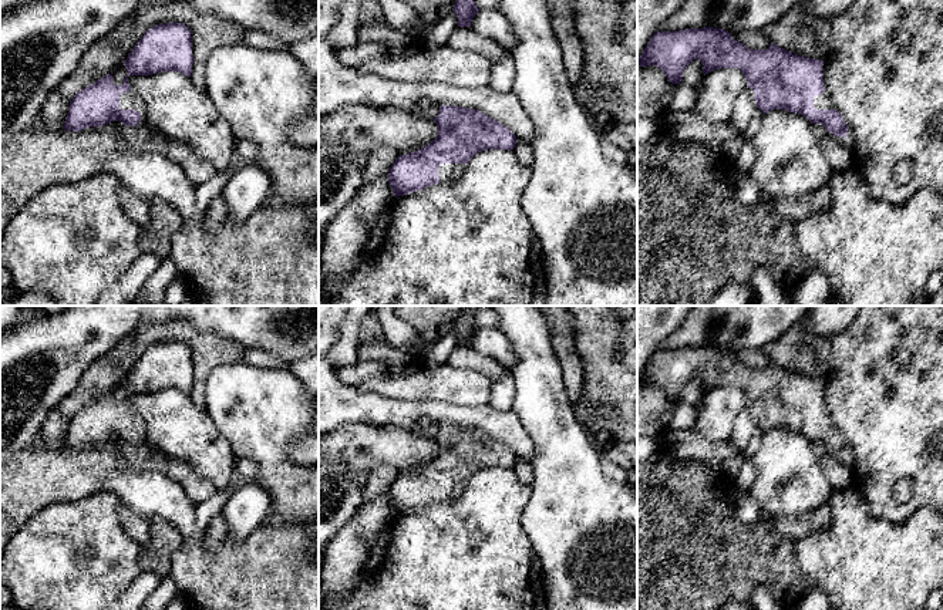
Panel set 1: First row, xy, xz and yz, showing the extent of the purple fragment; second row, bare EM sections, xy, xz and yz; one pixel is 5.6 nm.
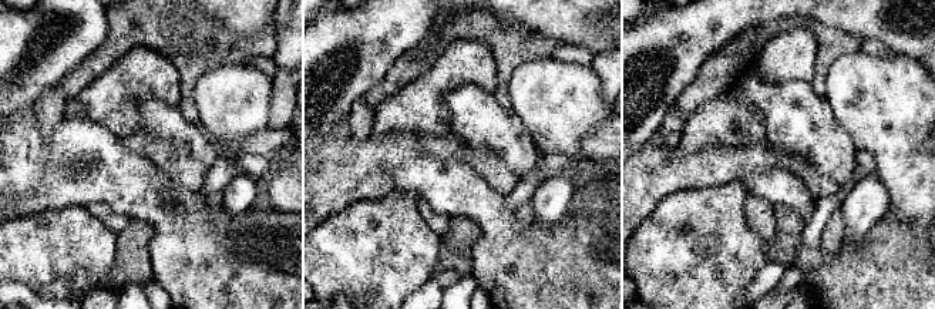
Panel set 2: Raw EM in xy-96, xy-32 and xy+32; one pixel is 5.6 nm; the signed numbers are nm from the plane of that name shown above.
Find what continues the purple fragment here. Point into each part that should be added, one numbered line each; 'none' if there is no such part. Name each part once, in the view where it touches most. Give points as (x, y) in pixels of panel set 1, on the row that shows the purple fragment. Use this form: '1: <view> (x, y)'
none

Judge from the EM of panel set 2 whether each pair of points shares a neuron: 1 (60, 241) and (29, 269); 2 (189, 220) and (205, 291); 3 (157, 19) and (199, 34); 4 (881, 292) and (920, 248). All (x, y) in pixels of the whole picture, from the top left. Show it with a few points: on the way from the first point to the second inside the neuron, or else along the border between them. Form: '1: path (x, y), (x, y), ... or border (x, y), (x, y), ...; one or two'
1: path (53, 245), (36, 262); one
2: path (189, 237), (195, 249), (205, 259), (205, 274); one
3: path (167, 23), (189, 34); one
4: path (893, 281), (898, 275), (898, 269), (908, 259); one

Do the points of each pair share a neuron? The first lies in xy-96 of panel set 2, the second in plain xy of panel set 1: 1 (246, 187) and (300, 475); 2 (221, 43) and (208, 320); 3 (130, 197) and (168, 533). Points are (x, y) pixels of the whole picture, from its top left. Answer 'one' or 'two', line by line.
1: two
2: two
3: two

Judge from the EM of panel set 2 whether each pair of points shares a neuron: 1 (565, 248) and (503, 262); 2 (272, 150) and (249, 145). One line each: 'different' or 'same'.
1: same
2: same

